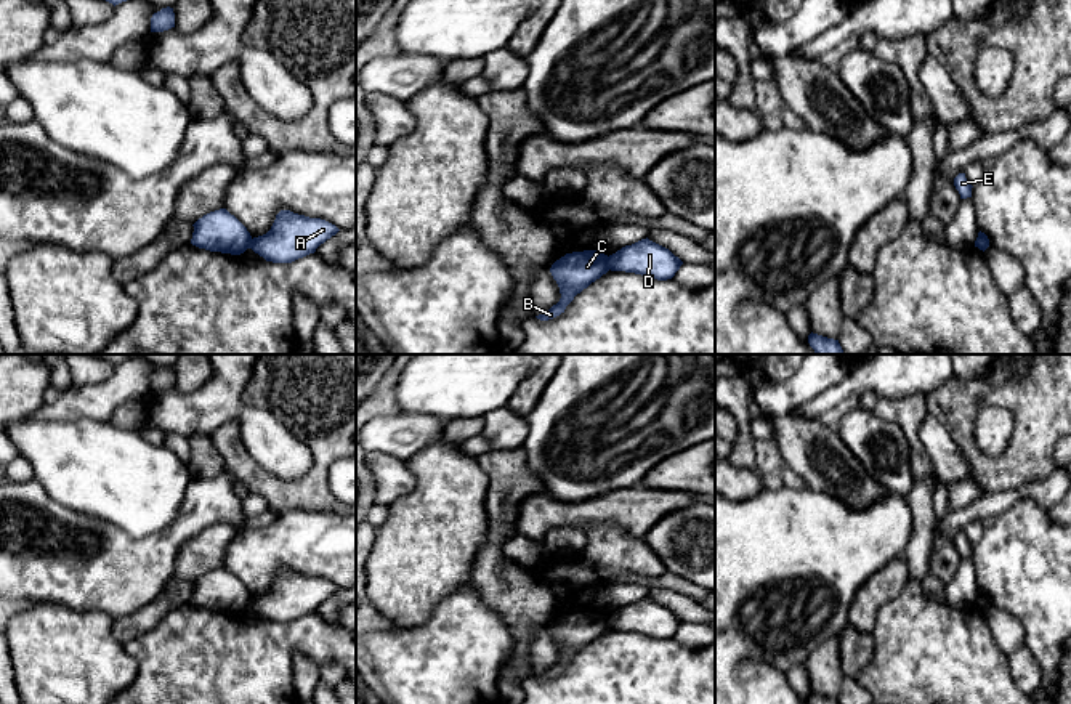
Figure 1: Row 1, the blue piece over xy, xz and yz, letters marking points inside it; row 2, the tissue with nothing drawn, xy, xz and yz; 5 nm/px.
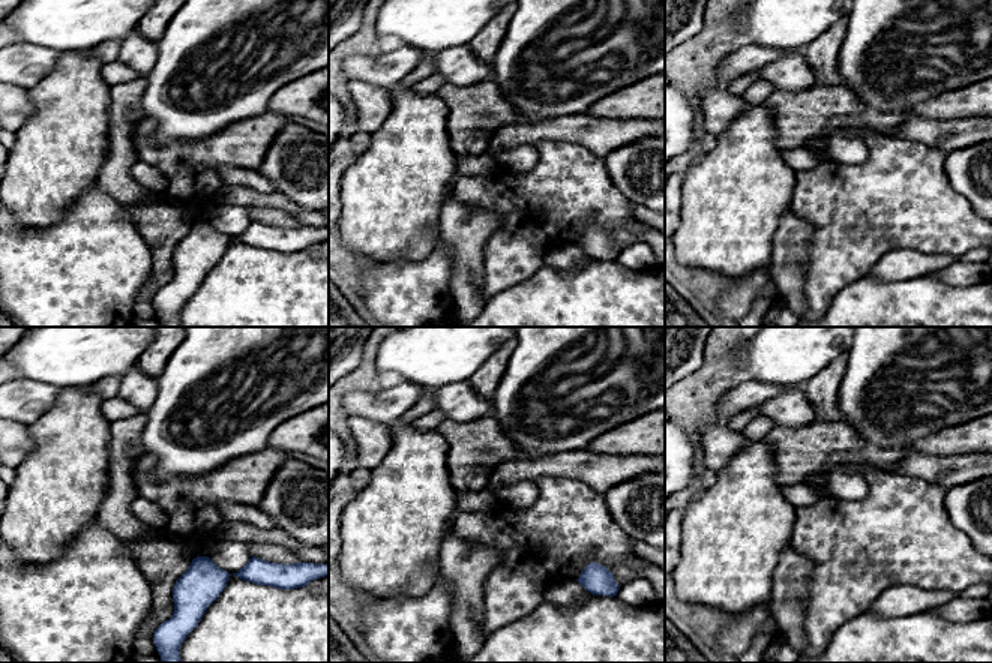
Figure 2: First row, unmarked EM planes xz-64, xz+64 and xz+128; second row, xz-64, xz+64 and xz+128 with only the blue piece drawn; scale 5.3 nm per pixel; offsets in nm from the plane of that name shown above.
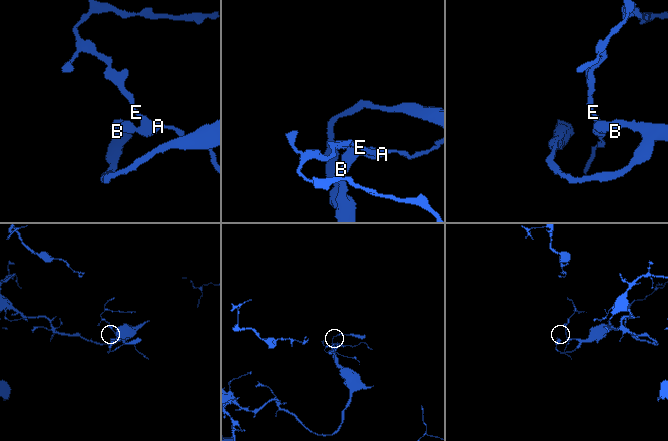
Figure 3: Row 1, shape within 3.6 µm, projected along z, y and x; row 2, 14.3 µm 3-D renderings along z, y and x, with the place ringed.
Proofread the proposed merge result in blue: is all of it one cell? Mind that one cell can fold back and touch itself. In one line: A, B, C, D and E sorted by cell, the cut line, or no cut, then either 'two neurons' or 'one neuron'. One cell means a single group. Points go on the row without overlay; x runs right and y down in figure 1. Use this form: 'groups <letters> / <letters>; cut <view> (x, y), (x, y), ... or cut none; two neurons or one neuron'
groups A D E / B C; cut xz (606, 616), (610, 627); two neurons

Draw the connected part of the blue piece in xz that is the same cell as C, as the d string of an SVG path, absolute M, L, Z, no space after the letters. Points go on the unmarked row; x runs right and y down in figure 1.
M584 609L566 613L550 627L550 632L560 646L561 657L547 672L536 677L540 680L548 680L560 675L577 653L608 630L608 614L601 611Z

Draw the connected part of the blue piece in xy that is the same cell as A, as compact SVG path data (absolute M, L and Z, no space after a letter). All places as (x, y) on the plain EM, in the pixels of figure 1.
M281 569L271 589L253 597L250 606L255 613L273 622L292 622L309 613L335 595L340 589L321 577L309 577Z

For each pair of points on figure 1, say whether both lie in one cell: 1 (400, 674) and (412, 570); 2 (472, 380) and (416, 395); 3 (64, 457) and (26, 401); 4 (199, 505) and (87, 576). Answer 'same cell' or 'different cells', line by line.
1: different cells
2: same cell
3: different cells
4: same cell

